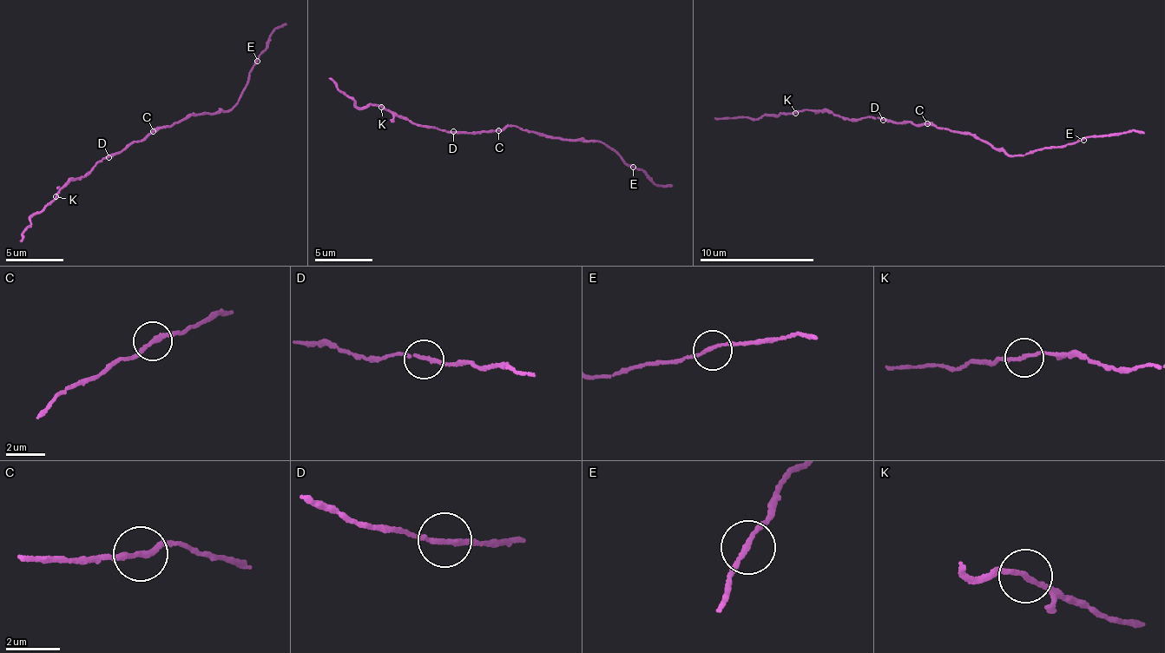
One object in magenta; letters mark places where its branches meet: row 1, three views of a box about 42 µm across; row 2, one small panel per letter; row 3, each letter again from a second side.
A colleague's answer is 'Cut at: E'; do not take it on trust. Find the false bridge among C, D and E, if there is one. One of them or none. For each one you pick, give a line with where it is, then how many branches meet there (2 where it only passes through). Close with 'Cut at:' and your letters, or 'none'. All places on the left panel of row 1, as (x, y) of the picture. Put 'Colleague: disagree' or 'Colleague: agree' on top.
Colleague: disagree
Cut at: none

